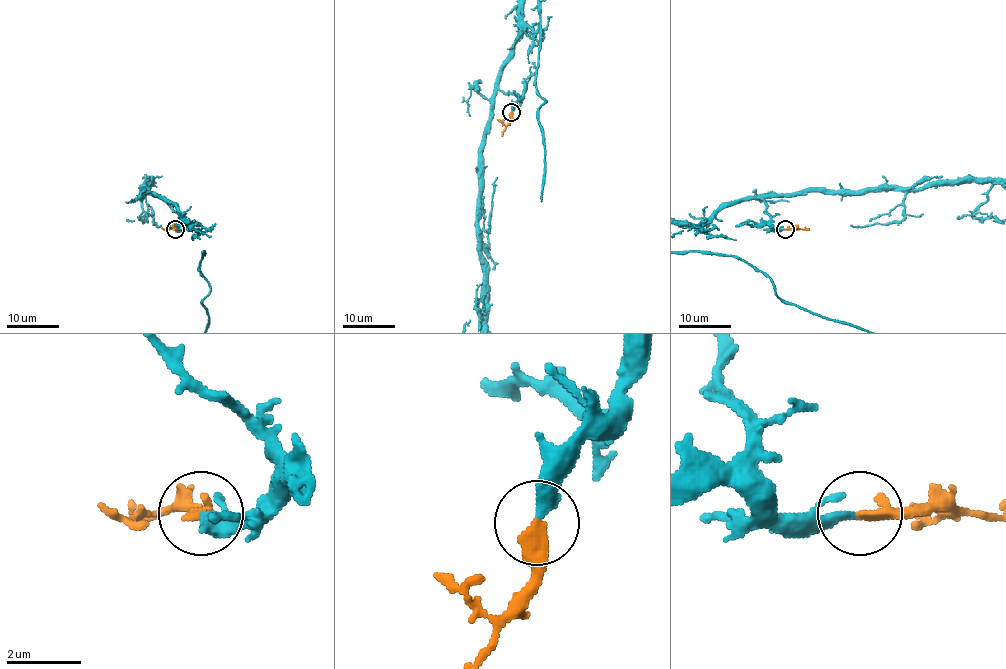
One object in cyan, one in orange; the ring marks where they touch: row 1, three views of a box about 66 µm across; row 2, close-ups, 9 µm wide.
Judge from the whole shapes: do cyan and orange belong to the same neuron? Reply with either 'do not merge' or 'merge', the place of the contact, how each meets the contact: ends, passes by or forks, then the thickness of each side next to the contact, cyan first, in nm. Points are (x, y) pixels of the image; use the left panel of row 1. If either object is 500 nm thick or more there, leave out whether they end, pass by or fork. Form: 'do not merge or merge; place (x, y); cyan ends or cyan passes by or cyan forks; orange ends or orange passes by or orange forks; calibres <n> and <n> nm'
merge; place (175, 229); cyan ends; orange ends; calibres 280 and 360 nm

